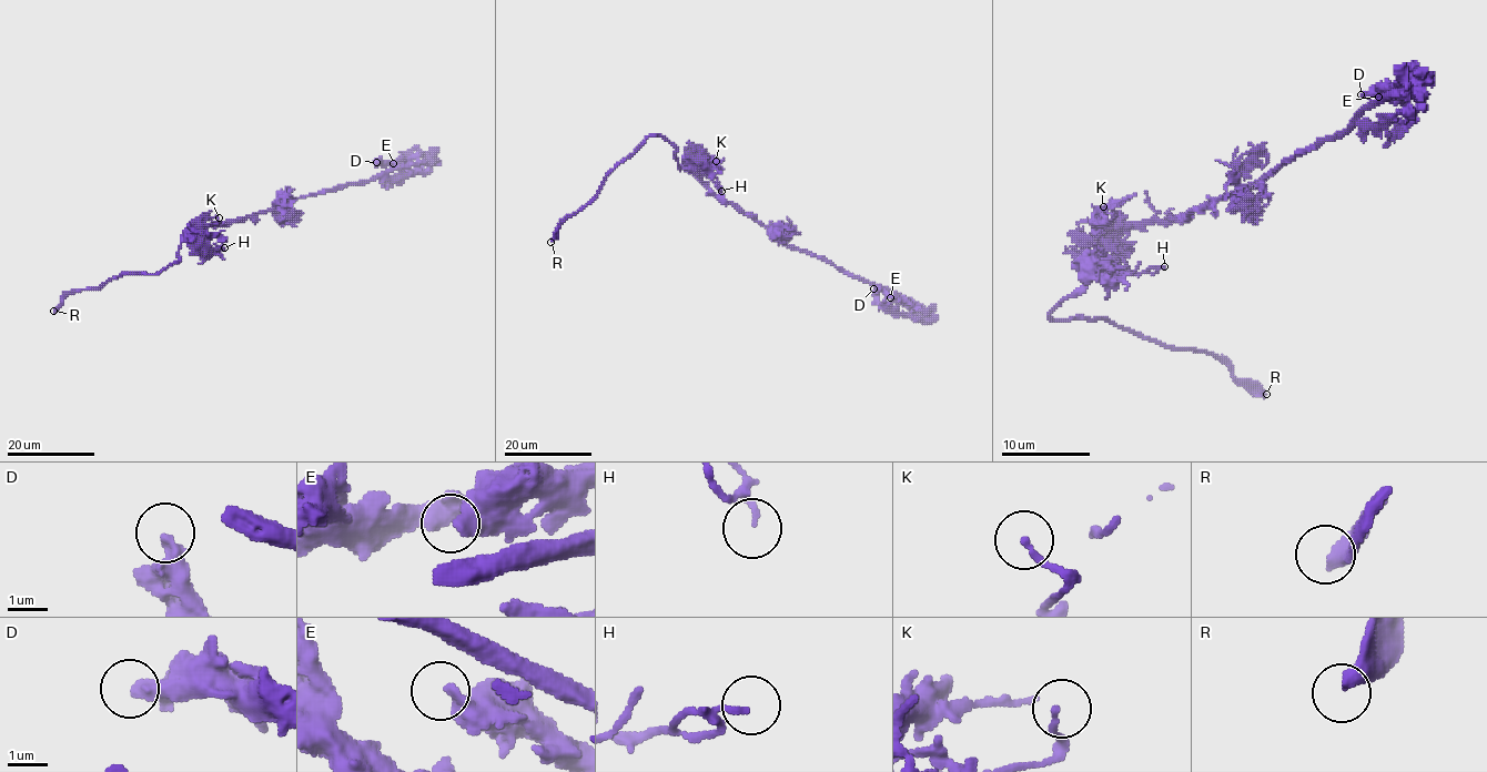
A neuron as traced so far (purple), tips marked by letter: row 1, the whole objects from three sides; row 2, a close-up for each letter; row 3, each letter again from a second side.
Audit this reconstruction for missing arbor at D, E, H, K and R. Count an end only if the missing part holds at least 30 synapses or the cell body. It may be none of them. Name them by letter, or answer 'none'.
R

